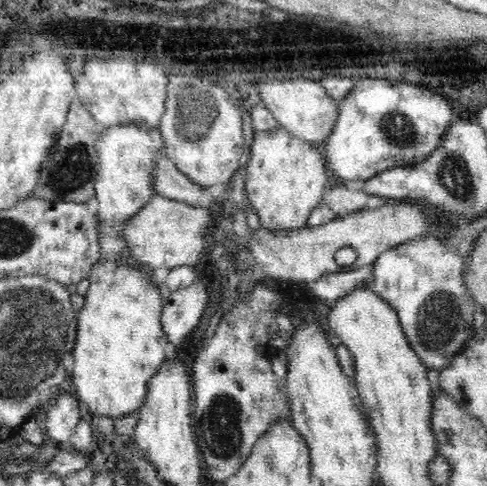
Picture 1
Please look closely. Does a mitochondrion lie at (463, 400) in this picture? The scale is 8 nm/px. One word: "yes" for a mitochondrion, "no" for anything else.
no

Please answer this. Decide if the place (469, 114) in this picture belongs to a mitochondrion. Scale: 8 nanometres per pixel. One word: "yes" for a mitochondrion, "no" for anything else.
no

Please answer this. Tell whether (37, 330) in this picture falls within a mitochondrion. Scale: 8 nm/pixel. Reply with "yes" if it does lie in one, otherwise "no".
yes

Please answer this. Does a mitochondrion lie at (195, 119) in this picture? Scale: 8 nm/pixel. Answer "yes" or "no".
yes

